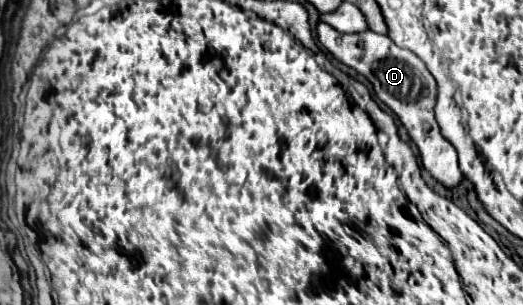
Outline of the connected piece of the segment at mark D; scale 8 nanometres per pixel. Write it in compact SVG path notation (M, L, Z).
M319 23L317 35L319 35L321 45L335 59L359 71L361 75L365 75L375 87L377 97L399 115L401 123L407 127L411 139L419 147L423 167L447 189L459 187L465 175L459 167L455 147L449 141L445 141L445 137L441 135L437 127L437 119L433 113L433 105L437 103L437 81L433 79L425 63L421 63L421 59L417 59L417 55L413 55L409 49L397 47L387 35L377 35L373 31L347 35L347 33L333 31L333 27L329 27L327 23Z

